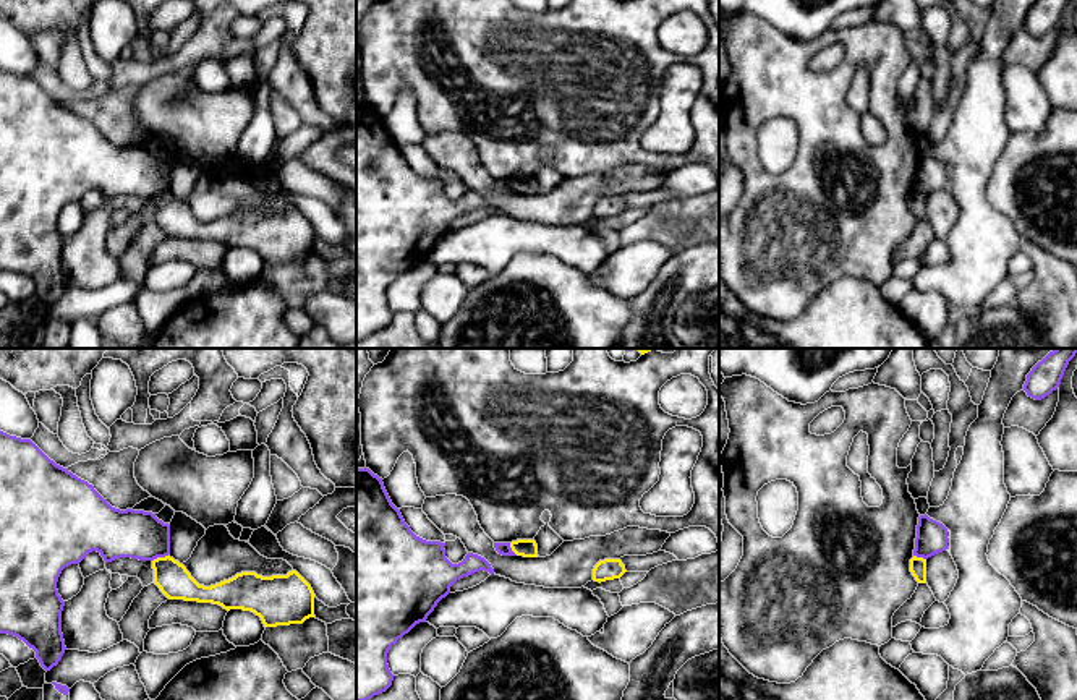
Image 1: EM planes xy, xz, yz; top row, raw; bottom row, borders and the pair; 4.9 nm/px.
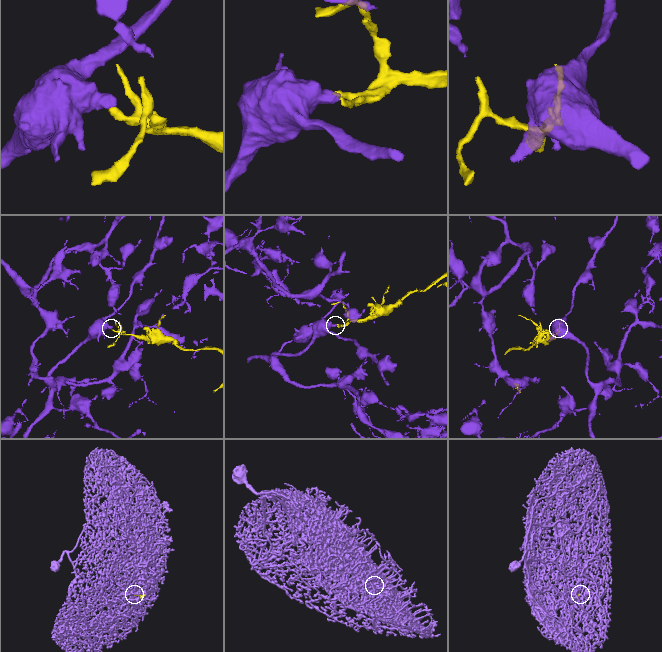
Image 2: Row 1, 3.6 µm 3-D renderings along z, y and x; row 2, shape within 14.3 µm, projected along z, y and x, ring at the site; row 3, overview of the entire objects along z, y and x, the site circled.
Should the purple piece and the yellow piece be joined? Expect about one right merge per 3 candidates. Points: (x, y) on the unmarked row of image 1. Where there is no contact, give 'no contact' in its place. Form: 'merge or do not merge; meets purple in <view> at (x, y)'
do not merge; meets purple in xy at (159, 193)

